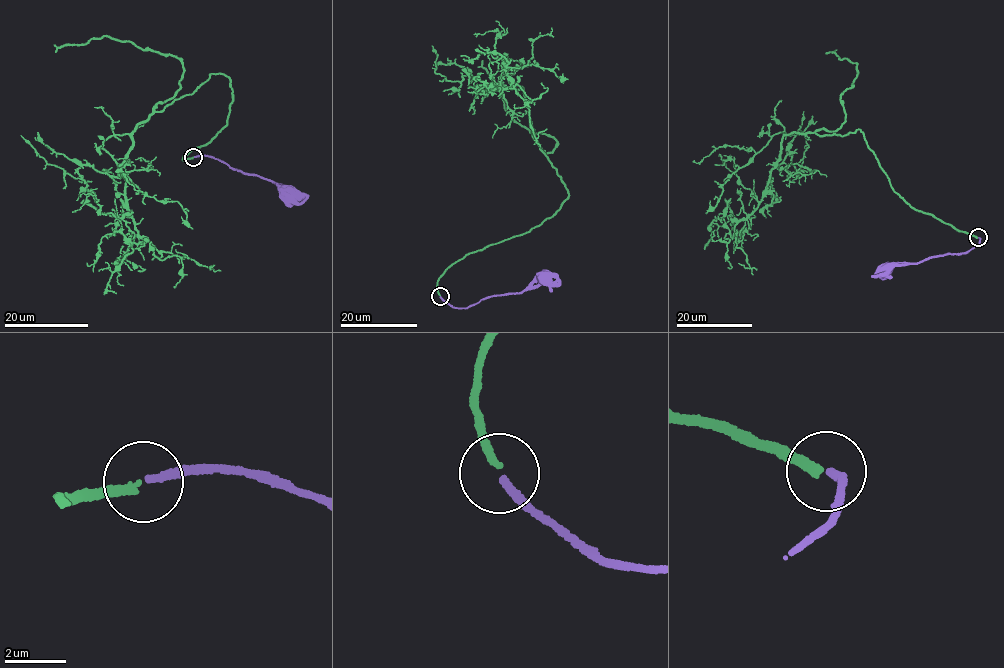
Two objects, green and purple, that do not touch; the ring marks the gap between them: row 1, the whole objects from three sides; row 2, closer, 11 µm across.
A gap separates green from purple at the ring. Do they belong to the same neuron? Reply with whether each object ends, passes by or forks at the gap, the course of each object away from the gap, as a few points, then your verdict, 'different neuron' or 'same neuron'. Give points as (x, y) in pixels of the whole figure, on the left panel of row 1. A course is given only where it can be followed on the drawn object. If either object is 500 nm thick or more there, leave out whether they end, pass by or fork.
green ends there; purple ends there; green runs (193, 157), (181, 160), (226, 124), (222, 74), (137, 126), (121, 171), (140, 236), (181, 259), (173, 287); purple runs (194, 157), (224, 161), (241, 172), (287, 186), (292, 197); different neuron

